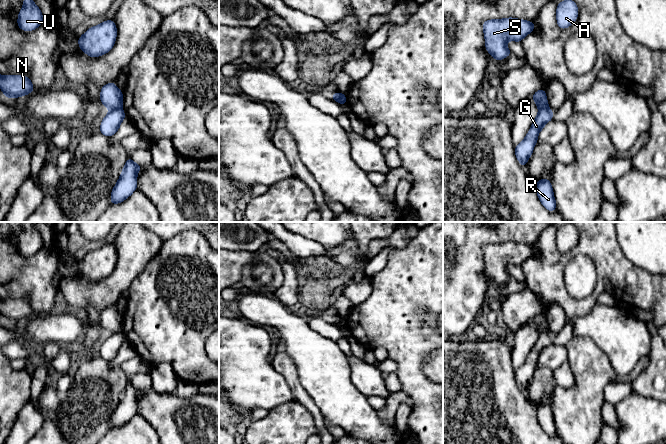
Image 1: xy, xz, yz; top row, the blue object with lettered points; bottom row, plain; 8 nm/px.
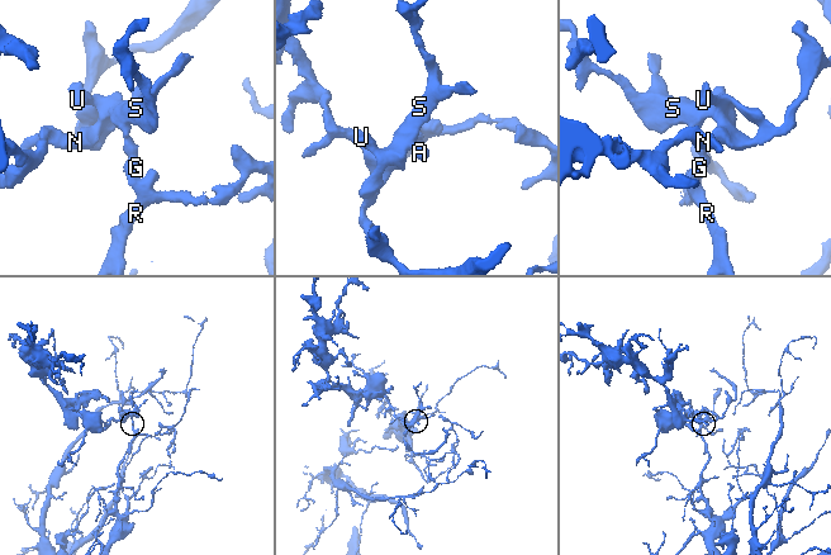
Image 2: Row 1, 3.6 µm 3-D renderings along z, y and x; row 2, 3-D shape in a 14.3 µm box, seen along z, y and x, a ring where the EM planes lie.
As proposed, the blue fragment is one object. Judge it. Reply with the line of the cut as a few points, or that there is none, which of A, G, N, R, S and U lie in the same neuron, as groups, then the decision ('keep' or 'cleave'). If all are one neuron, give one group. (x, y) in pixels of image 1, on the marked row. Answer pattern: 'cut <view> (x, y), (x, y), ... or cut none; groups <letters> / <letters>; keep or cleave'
cut xy (121, 107), (110, 111); groups A N S U / G R; cleave

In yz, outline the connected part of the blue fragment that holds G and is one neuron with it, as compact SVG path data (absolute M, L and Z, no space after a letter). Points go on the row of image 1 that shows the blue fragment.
M549 107L540 108L526 137L515 147L516 158L523 168L532 155L535 144L538 142L538 133L544 129L546 123L553 120L553 113Z

